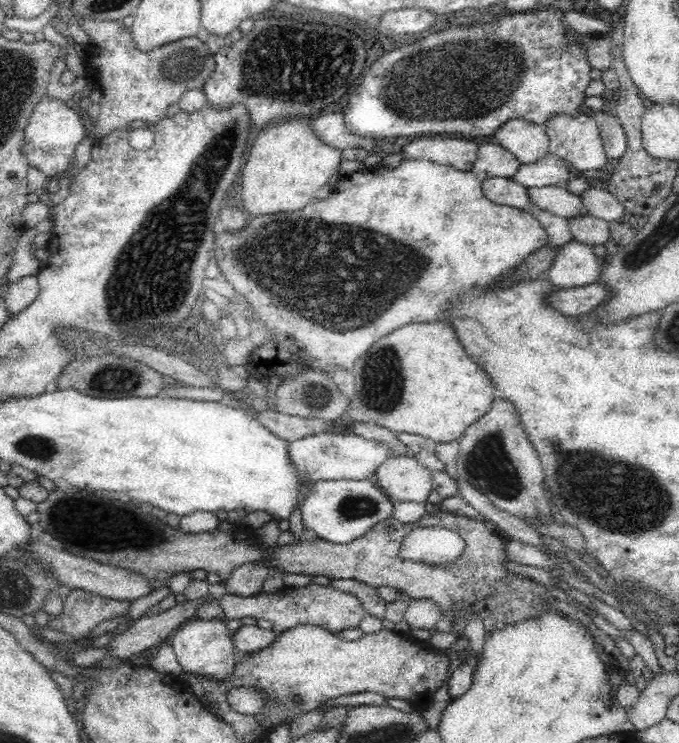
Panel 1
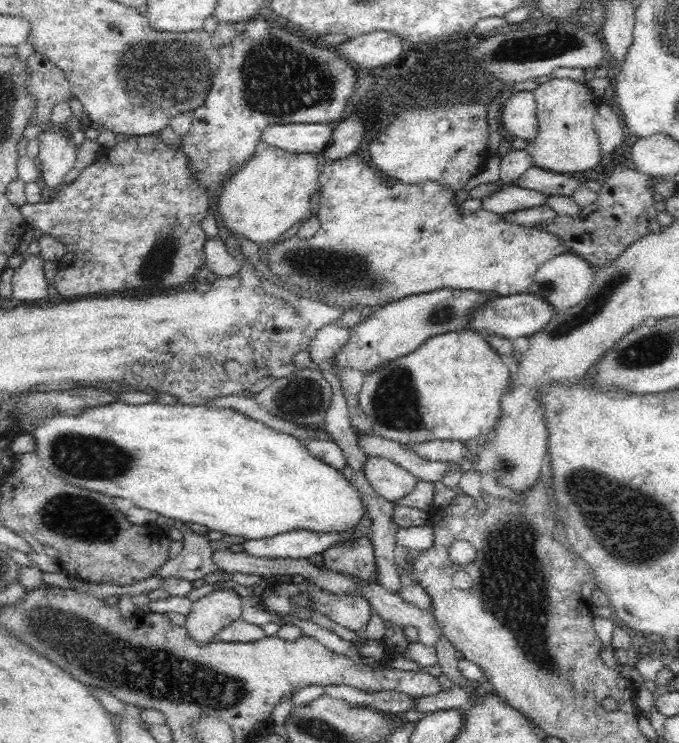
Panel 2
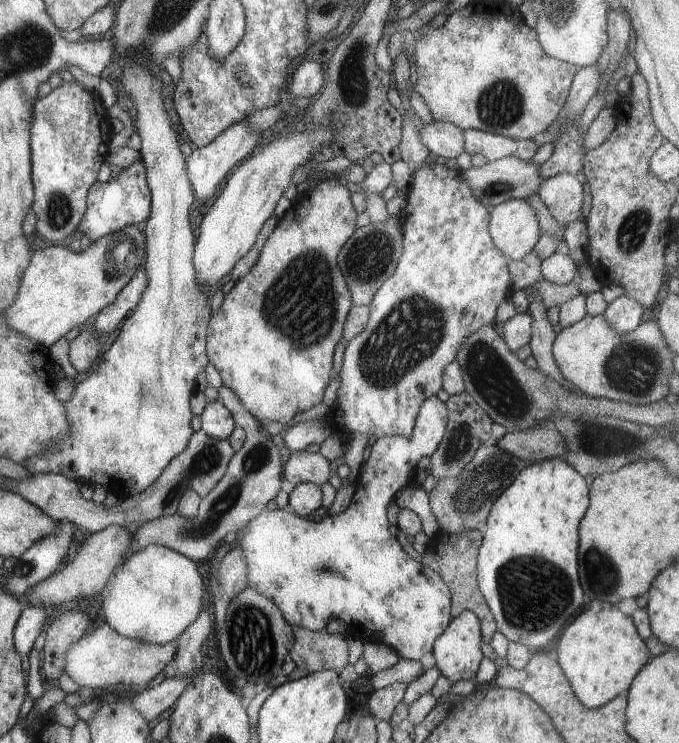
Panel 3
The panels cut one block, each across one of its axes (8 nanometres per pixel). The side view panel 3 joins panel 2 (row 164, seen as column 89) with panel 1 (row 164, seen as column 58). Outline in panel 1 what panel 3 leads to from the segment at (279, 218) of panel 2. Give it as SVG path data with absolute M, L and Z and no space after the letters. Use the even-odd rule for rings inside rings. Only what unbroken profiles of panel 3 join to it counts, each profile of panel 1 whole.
M309 118L290 119L259 132L248 162L242 168L242 202L250 216L296 212L312 200L313 194L327 184L332 174L339 174L341 152L322 143L310 129L310 123Z

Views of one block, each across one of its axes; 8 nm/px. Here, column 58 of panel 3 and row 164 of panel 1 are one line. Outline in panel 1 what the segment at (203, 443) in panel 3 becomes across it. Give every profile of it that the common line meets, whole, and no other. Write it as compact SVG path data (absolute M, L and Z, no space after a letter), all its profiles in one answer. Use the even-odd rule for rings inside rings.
M483 143L478 150L478 160L471 170L481 181L492 177L506 177L514 174L521 163L502 145Z

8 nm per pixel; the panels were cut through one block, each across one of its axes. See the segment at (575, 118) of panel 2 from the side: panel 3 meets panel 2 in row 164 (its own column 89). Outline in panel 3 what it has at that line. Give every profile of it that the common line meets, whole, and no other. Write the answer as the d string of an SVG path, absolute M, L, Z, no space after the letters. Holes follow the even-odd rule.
M107 526L104 530L95 533L86 533L81 536L78 544L77 551L71 561L65 560L62 566L54 574L47 576L44 580L37 582L35 586L27 588L23 592L26 602L32 607L41 607L46 609L50 606L67 605L73 601L83 602L85 598L89 598L102 591L106 582L109 582L114 574L114 569L129 555L130 537L132 536L132 529L124 526Z

